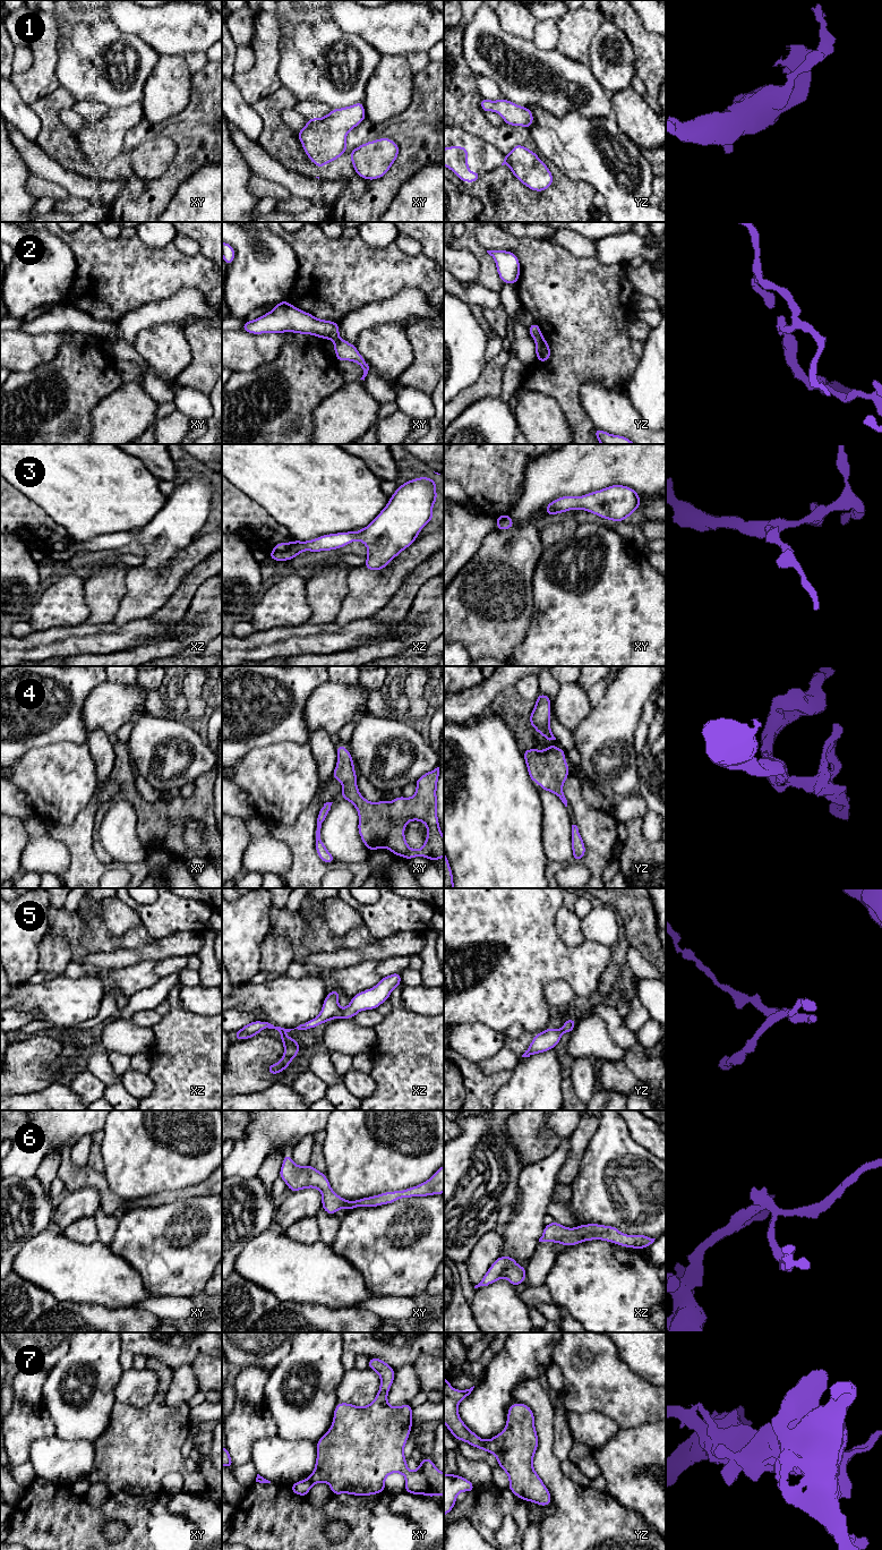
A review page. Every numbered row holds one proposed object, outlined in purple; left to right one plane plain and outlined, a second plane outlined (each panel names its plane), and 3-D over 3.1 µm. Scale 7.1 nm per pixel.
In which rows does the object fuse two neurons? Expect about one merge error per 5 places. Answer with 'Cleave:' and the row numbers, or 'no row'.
Cleave: no row

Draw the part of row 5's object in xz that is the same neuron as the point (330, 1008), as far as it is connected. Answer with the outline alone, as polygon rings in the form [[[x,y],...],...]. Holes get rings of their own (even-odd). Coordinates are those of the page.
[[[395,972],[391,976],[383,977],[374,988],[363,990],[353,996],[351,998],[351,1003],[345,1008],[339,1007],[340,990],[335,988],[333,991],[326,995],[319,1015],[294,1029],[312,1029],[333,1019],[352,1019],[360,1011],[376,1010],[380,1004],[388,1000],[391,991],[399,986],[401,986],[401,972]],[[254,1021],[245,1025],[233,1036],[236,1040],[249,1039],[266,1028],[277,1030],[281,1034],[279,1039],[284,1044],[284,1054],[282,1059],[276,1064],[268,1065],[267,1067],[268,1074],[279,1074],[283,1072],[290,1065],[291,1061],[299,1054],[300,1045],[298,1041],[291,1037],[284,1036],[285,1032],[290,1032],[294,1029],[284,1029],[281,1027],[274,1027],[268,1022]]]

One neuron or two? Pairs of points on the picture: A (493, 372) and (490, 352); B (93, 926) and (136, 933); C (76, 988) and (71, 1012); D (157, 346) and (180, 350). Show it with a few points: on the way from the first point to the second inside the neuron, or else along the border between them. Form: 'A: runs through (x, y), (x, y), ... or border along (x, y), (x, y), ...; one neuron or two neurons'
A: border along (502, 349), (487, 363); two neurons
B: runs through (103, 936), (108, 940), (126, 940); one neuron
C: runs through (76, 994), (71, 1006); one neuron
D: runs through (163, 347), (167, 350), (174, 350); one neuron

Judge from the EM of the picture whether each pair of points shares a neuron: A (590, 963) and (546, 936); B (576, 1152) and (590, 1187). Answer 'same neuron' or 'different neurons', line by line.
A: same neuron
B: different neurons

